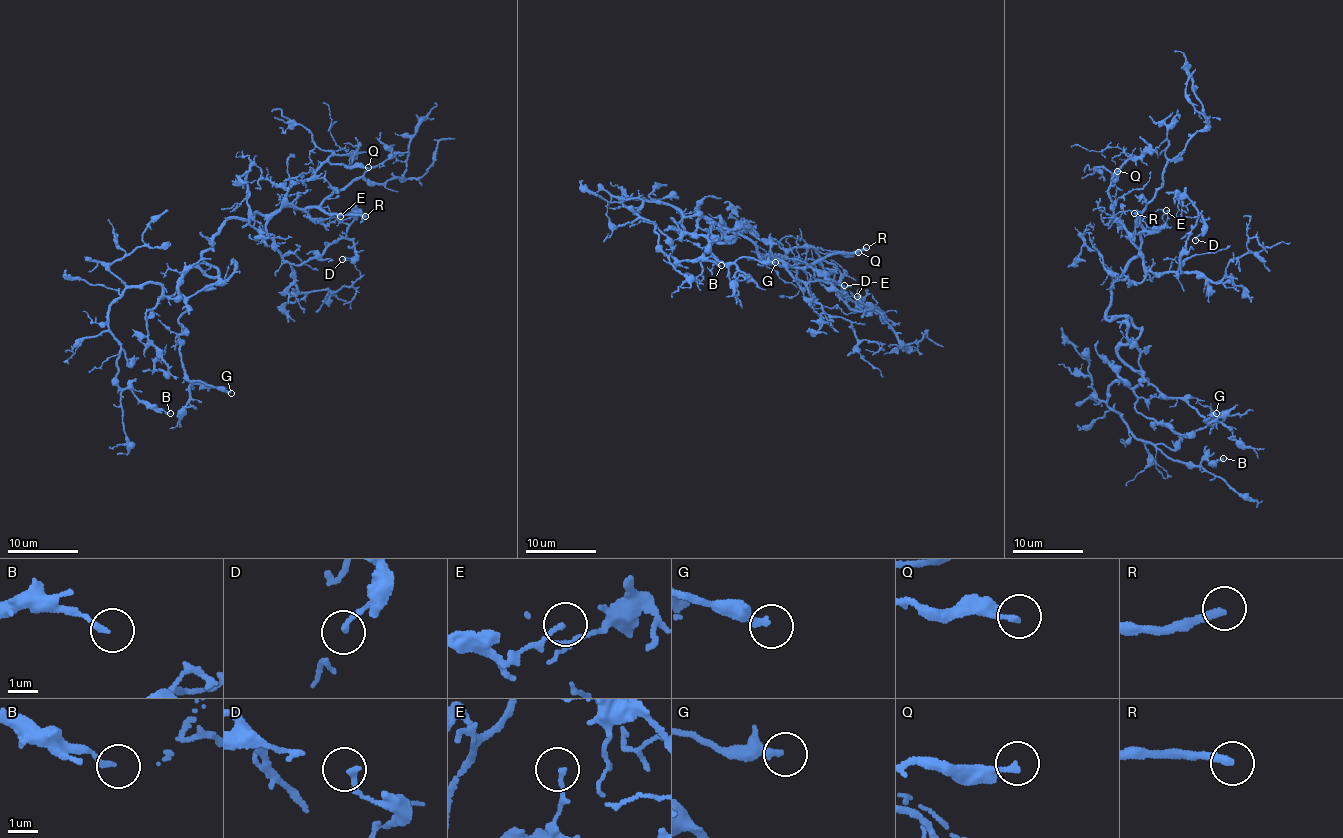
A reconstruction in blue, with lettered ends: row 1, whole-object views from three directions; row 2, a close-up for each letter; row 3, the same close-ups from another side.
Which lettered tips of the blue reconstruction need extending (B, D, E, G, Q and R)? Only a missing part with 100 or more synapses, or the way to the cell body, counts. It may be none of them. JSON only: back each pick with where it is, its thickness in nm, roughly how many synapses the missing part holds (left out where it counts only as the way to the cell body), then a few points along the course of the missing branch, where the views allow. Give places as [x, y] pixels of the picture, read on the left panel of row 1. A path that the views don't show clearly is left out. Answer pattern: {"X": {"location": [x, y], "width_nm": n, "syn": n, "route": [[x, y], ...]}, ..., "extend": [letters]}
{"R": {"location": [365, 216], "width_nm": 280}, "extend": ["R"]}

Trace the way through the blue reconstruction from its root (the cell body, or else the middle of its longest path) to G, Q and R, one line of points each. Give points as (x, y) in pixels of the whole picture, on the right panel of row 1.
G: (1127, 317), (1141, 329), (1136, 344), (1143, 378), (1168, 397), (1185, 402), (1207, 422), (1203, 422), (1216, 413)
Q: (1127, 317), (1106, 316), (1111, 286), (1140, 252), (1114, 215), (1114, 203), (1109, 193), (1116, 181), (1117, 171)
R: (1127, 317), (1108, 318), (1106, 311), (1111, 286), (1140, 250), (1144, 227), (1135, 226), (1138, 215), (1134, 213)

